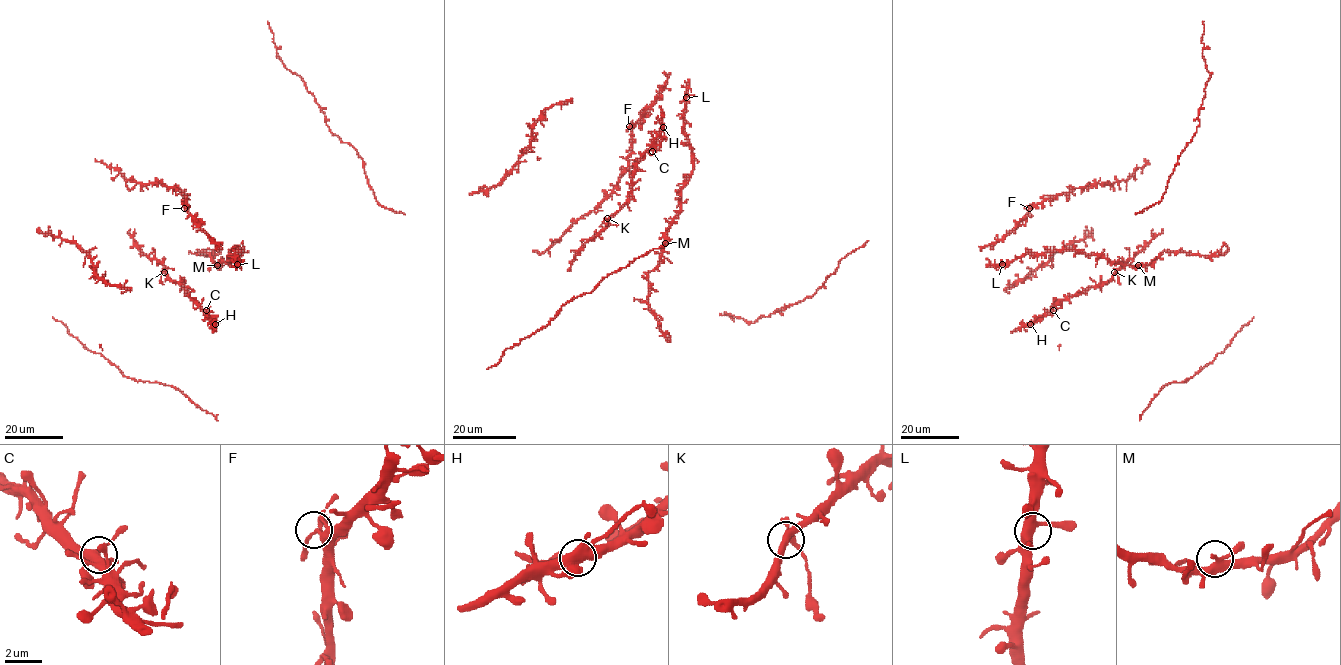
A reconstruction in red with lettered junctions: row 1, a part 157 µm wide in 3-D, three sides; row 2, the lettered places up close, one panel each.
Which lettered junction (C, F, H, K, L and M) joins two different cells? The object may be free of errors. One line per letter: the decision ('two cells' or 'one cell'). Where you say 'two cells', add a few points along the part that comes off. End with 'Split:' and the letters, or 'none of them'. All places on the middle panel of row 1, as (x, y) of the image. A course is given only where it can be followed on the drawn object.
C: one cell
F: one cell
H: one cell
K: two cells
L: one cell
M: one cell
Split: K

